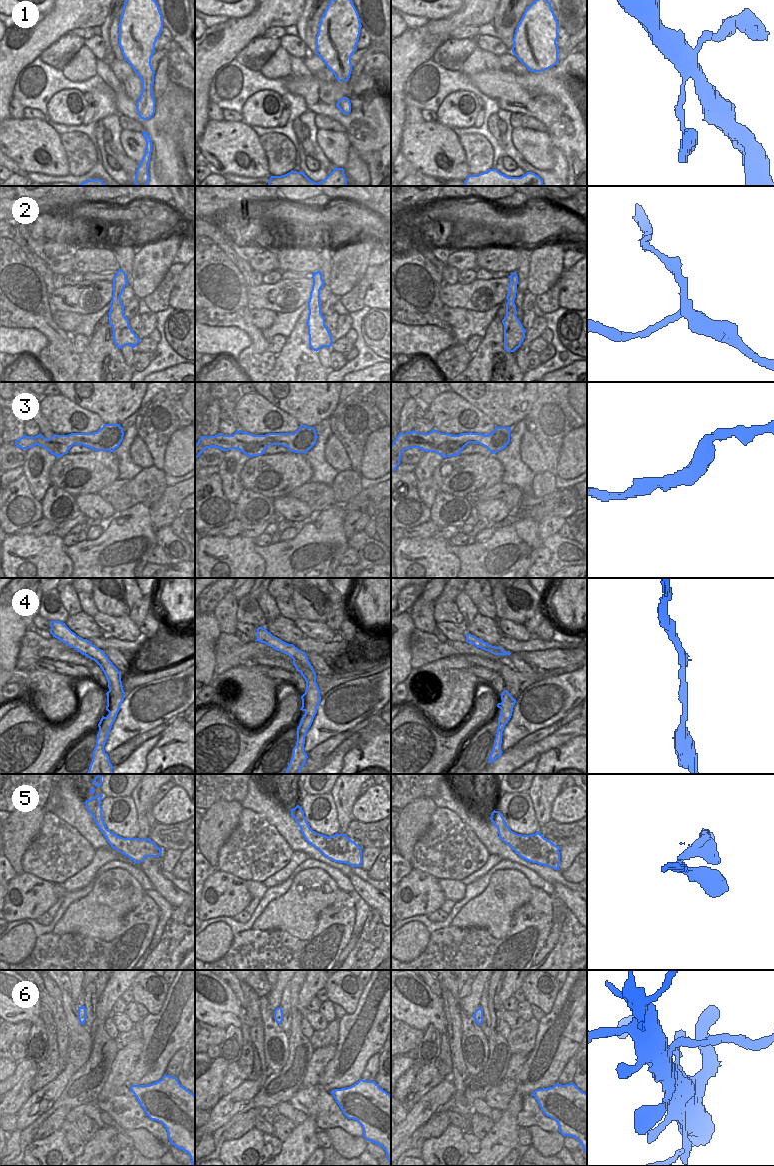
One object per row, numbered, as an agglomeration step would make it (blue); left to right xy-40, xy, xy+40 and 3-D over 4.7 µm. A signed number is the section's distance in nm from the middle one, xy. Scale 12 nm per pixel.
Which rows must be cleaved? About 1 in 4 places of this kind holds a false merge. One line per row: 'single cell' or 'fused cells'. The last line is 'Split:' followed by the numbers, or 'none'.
1: single cell
2: single cell
3: fused cells
4: single cell
5: fused cells
6: fused cells
Split: 3, 5, 6

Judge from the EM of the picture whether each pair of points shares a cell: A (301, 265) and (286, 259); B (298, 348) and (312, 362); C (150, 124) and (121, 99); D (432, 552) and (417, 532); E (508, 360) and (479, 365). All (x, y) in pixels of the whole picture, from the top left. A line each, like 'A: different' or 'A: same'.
A: same
B: same
C: same
D: different
E: same

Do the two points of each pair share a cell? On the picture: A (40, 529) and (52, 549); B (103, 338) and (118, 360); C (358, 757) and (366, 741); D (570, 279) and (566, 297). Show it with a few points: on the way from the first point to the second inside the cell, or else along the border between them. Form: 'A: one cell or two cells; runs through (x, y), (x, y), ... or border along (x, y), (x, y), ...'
A: two cells; border along (52, 532), (46, 535), (19, 534)
B: one cell; runs through (103, 343), (114, 355)
C: one cell; runs through (360, 753), (366, 745)
D: one cell; runs through (570, 283), (570, 293)

